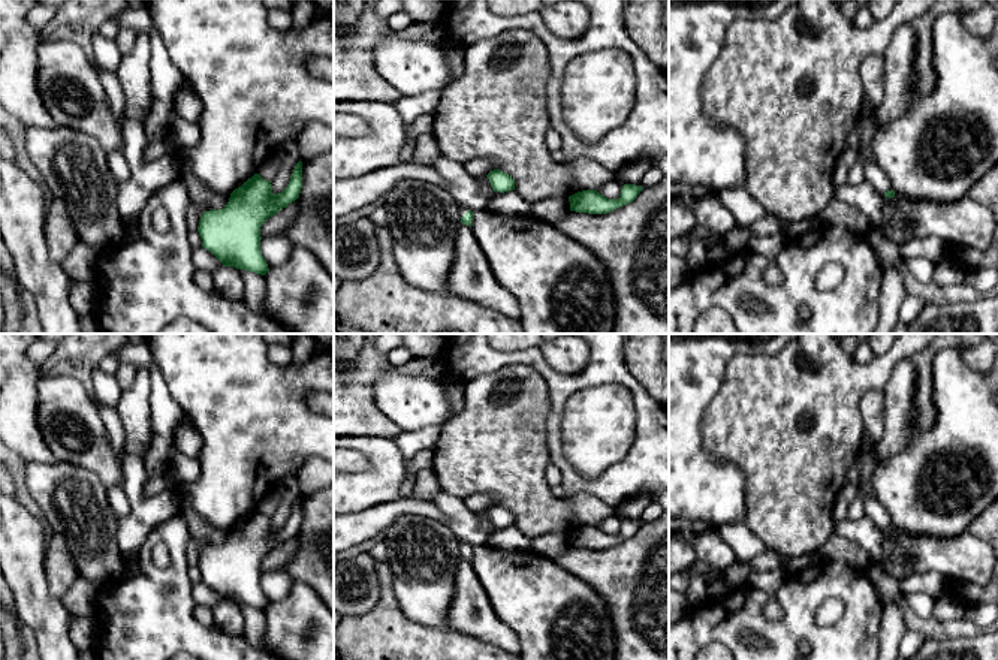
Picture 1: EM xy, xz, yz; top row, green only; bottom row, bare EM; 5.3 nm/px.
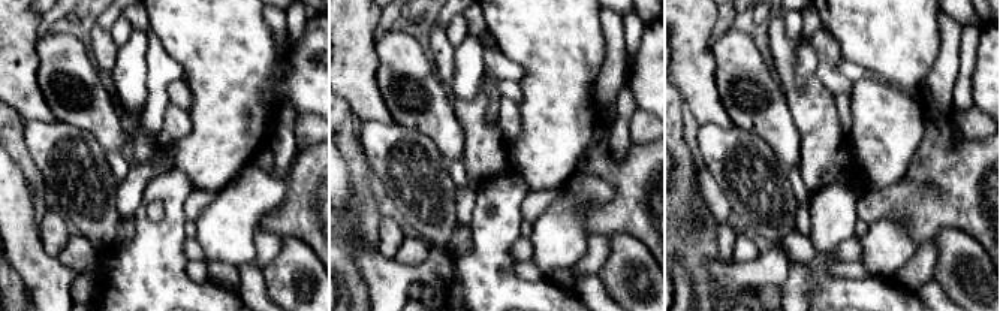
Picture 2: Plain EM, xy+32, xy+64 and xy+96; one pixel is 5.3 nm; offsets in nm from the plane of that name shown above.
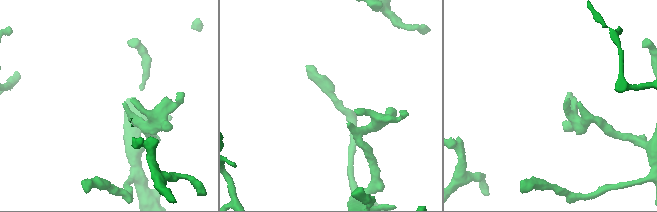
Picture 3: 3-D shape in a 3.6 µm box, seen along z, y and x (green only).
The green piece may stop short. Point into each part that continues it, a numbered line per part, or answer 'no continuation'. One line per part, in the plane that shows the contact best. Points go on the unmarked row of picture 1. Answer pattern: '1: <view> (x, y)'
1: yz (873, 508)

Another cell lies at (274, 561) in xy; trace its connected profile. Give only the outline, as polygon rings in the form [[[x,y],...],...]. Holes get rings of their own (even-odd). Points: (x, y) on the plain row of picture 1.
[[[298,537],[289,539],[286,543],[280,545],[275,551],[269,552],[260,563],[260,572],[280,572],[284,566],[295,557],[299,549]]]

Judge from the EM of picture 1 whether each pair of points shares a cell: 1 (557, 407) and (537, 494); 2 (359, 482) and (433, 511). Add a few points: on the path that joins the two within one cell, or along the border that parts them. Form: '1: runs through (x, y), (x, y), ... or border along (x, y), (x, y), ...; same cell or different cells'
1: border along (546, 383), (549, 418); different cells
2: border along (401, 497), (368, 509); different cells

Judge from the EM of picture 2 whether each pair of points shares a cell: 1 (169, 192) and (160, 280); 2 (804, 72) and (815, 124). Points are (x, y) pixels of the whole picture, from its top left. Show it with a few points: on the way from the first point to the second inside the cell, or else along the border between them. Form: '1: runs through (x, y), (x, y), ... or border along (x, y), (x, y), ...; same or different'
1: runs through (169, 214), (154, 231), (154, 257); same
2: border along (798, 47), (797, 84), (801, 88); different

